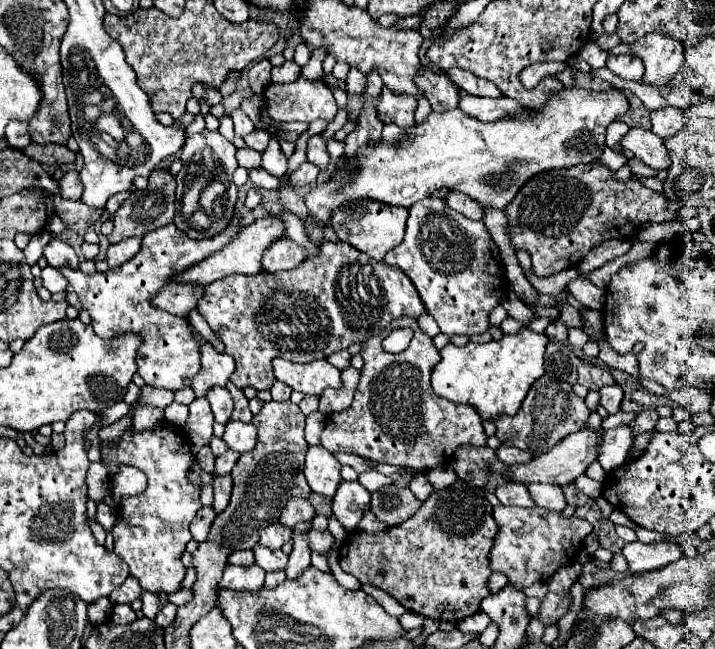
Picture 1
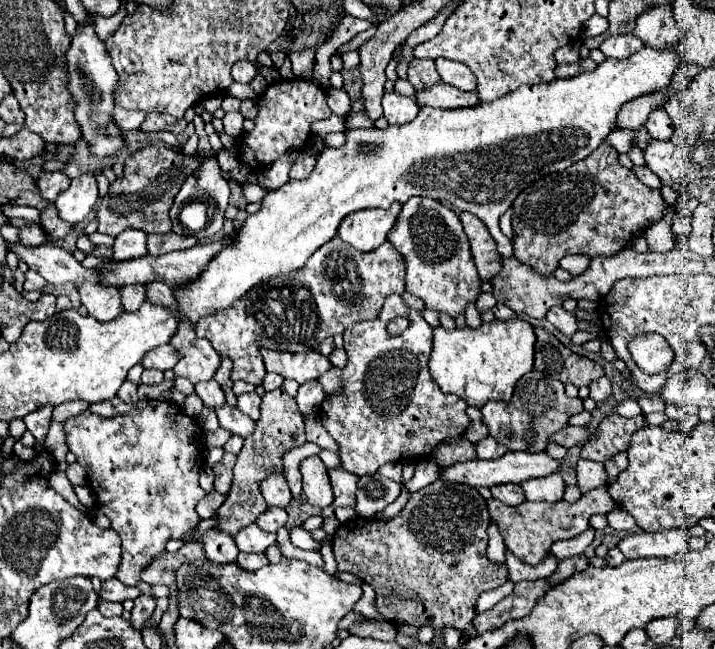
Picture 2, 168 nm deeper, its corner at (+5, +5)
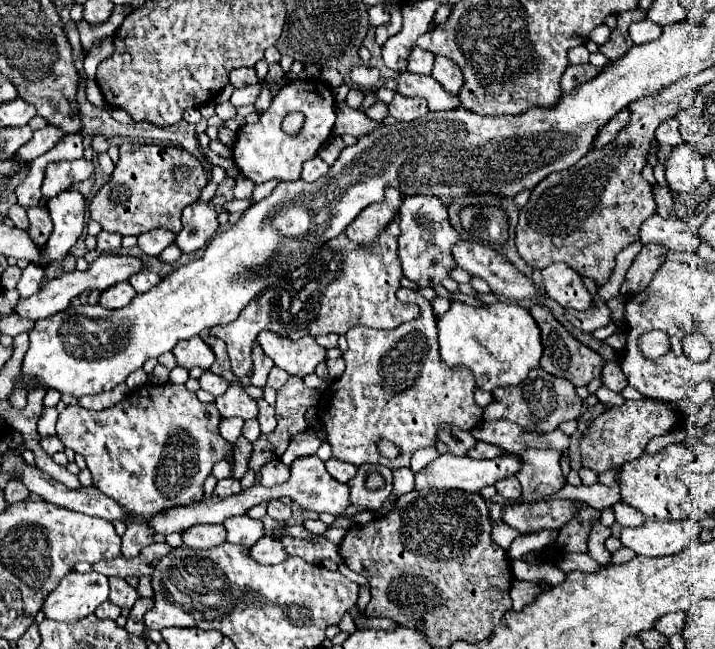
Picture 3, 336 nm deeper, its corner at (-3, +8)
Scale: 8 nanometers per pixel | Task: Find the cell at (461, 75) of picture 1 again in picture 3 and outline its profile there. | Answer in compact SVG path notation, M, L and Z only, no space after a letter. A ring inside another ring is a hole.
M436 57L434 61L434 69L430 73L448 93L458 93L460 85L462 85L462 73L460 69L456 69L454 61L448 61L446 57Z

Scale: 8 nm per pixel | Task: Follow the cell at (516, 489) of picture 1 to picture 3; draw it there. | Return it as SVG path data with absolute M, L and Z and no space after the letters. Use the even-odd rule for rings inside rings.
M508 477L508 479L500 479L494 483L496 491L504 497L510 497L510 499L516 499L522 495L522 489L520 489L520 483L516 481L516 477Z

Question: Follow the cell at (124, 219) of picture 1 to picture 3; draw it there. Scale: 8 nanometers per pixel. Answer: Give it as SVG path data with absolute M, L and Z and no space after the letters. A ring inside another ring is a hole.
M122 143L120 159L106 181L106 185L94 195L90 201L90 217L102 225L104 231L120 233L120 235L140 235L152 229L168 229L172 233L180 233L182 229L182 211L186 205L194 203L202 189L206 187L206 171L200 161L180 147L158 147L158 145L140 145L140 143Z

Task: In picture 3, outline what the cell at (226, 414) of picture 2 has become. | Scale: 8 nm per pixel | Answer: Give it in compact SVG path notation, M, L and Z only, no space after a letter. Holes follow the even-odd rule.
M236 377L228 391L220 397L216 397L216 405L222 417L242 417L242 419L254 419L258 415L258 403L252 399L246 391L240 379Z

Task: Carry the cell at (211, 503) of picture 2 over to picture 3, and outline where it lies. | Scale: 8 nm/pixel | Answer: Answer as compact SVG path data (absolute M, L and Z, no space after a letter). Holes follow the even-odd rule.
M228 477L228 479L218 481L218 485L214 489L214 497L230 497L230 495L236 495L240 491L242 491L240 481L234 479L234 477Z

